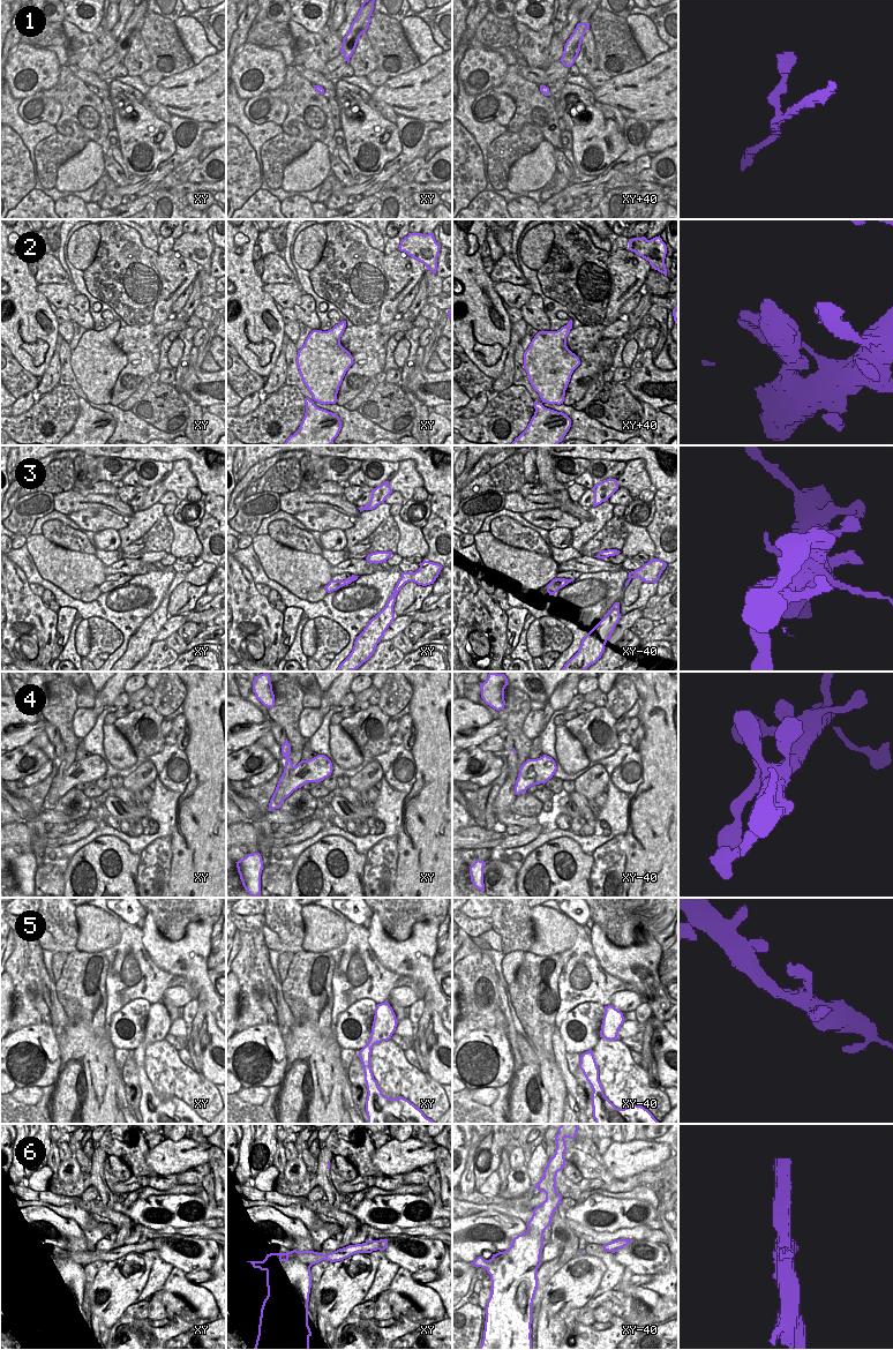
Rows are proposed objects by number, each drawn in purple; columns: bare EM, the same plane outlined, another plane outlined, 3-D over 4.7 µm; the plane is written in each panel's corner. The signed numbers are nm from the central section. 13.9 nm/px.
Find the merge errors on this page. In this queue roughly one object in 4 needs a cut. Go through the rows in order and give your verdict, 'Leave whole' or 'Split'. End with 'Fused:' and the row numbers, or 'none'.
1: Leave whole
2: Leave whole
3: Leave whole
4: Leave whole
5: Leave whole
6: Leave whole
Fused: none

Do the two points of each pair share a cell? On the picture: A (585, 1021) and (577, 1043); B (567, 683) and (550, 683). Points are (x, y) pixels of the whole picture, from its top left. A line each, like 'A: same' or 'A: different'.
A: same
B: different

